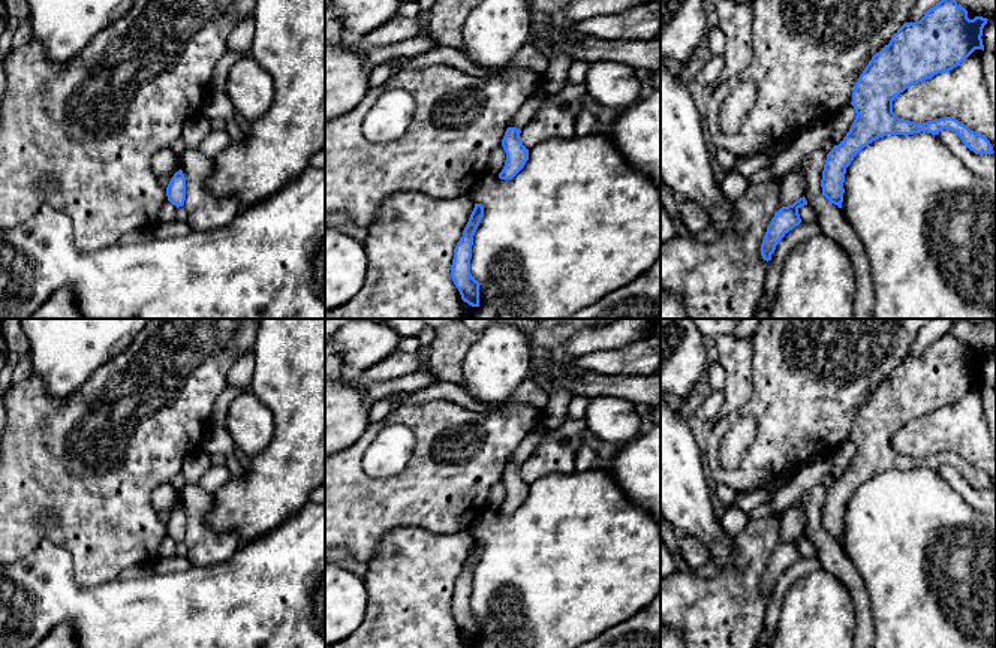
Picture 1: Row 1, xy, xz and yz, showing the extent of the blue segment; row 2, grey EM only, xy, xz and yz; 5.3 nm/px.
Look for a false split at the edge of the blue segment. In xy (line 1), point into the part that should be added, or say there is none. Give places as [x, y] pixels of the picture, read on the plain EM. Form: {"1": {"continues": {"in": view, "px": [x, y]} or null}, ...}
{"1": {"continues": null}}

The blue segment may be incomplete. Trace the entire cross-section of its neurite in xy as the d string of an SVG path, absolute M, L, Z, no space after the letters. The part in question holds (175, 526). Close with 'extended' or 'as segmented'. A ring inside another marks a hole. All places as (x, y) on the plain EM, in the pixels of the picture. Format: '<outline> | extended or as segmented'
M180 504L178 507L174 509L174 512L171 513L168 522L166 522L166 531L168 536L178 542L184 540L186 536L186 512L183 509L183 506Z | as segmented

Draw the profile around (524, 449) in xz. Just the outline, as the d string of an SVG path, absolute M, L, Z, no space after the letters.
M542 419L538 422L536 428L524 437L524 440L517 446L517 449L509 456L509 462L523 464L535 450L539 440L545 435L548 428L544 425Z

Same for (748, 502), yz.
M764 489L747 491L747 492L737 492L735 504L741 509L746 515L753 513L758 507L764 504L770 504L774 495L768 494Z

